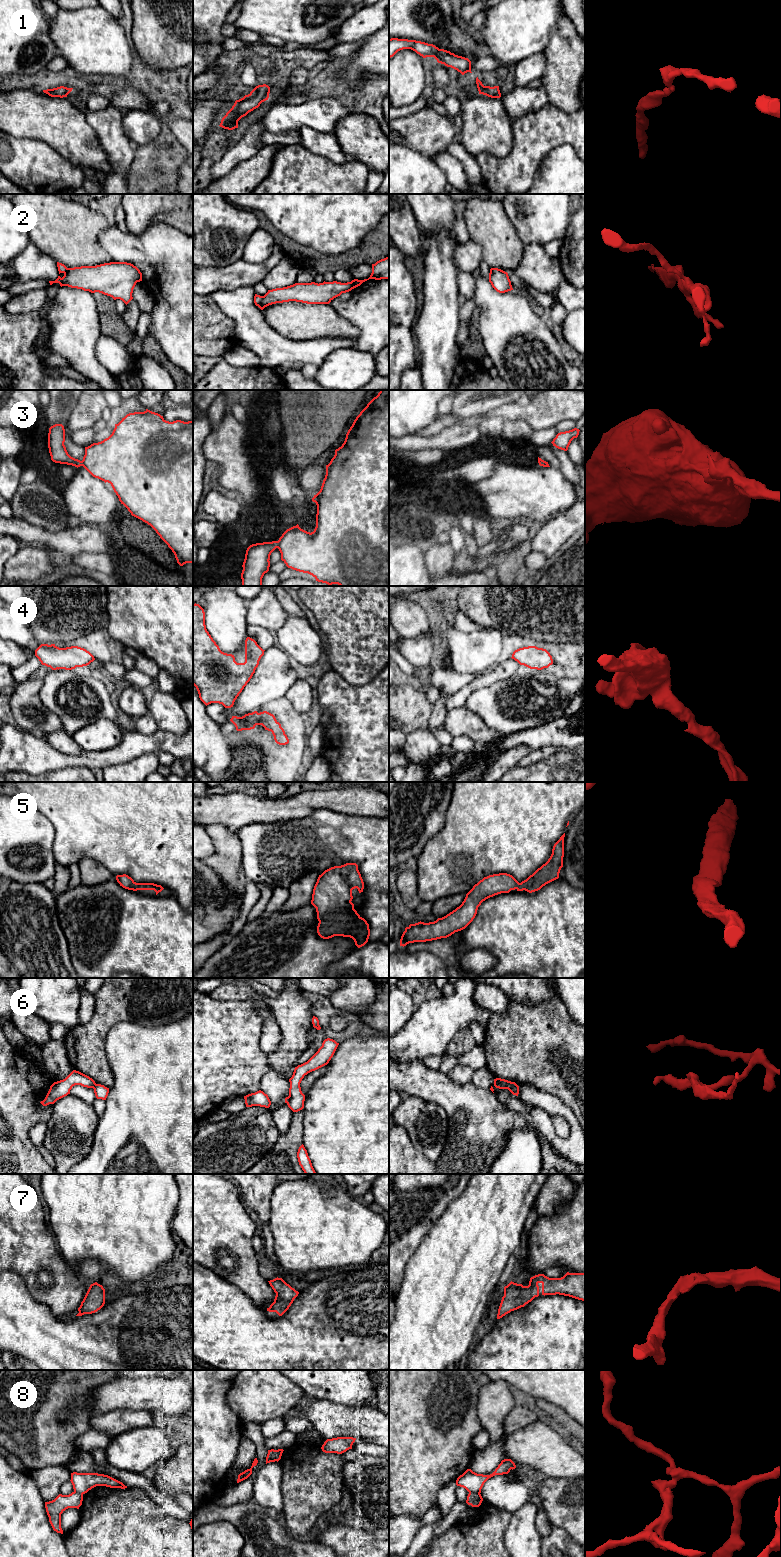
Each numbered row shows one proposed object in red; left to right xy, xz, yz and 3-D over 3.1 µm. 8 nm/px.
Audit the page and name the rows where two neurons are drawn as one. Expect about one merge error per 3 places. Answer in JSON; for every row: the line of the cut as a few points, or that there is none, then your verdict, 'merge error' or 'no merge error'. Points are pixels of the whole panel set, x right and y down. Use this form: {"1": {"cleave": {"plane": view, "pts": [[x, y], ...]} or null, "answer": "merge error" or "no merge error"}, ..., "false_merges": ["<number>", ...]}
{"1": {"cleave": null, "answer": "no merge error"}, "2": {"cleave": {"plane": "xz", "pts": [[263, 296], [258, 306]]}, "answer": "merge error"}, "3": {"cleave": {"plane": "xz", "pts": [[276, 541], [277, 547]]}, "answer": "merge error"}, "4": {"cleave": null, "answer": "no merge error"}, "5": {"cleave": null, "answer": "no merge error"}, "6": {"cleave": {"plane": "yz", "pts": [[494, 1081], [507, 1088], [516, 1084]]}, "answer": "merge error"}, "7": {"cleave": null, "answer": "no merge error"}, "8": {"cleave": {"plane": "xz", "pts": [[277, 1450], [274, 1460]]}, "answer": "merge error"}, "false_merges": ["2", "3", "6", "8"]}

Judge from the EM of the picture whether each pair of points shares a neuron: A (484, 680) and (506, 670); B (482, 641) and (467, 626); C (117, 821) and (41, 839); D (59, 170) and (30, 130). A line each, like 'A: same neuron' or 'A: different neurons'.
A: same neuron
B: different neurons
C: different neurons
D: different neurons

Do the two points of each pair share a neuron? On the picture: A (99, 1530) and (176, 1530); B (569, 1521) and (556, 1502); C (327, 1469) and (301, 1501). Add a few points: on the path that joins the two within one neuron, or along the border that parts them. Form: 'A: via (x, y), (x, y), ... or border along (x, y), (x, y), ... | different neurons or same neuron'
A: via (118, 1530), (157, 1531) | same neuron
B: via (569, 1516), (561, 1507) | same neuron
C: via (319, 1477), (309, 1487), (307, 1493) | same neuron

